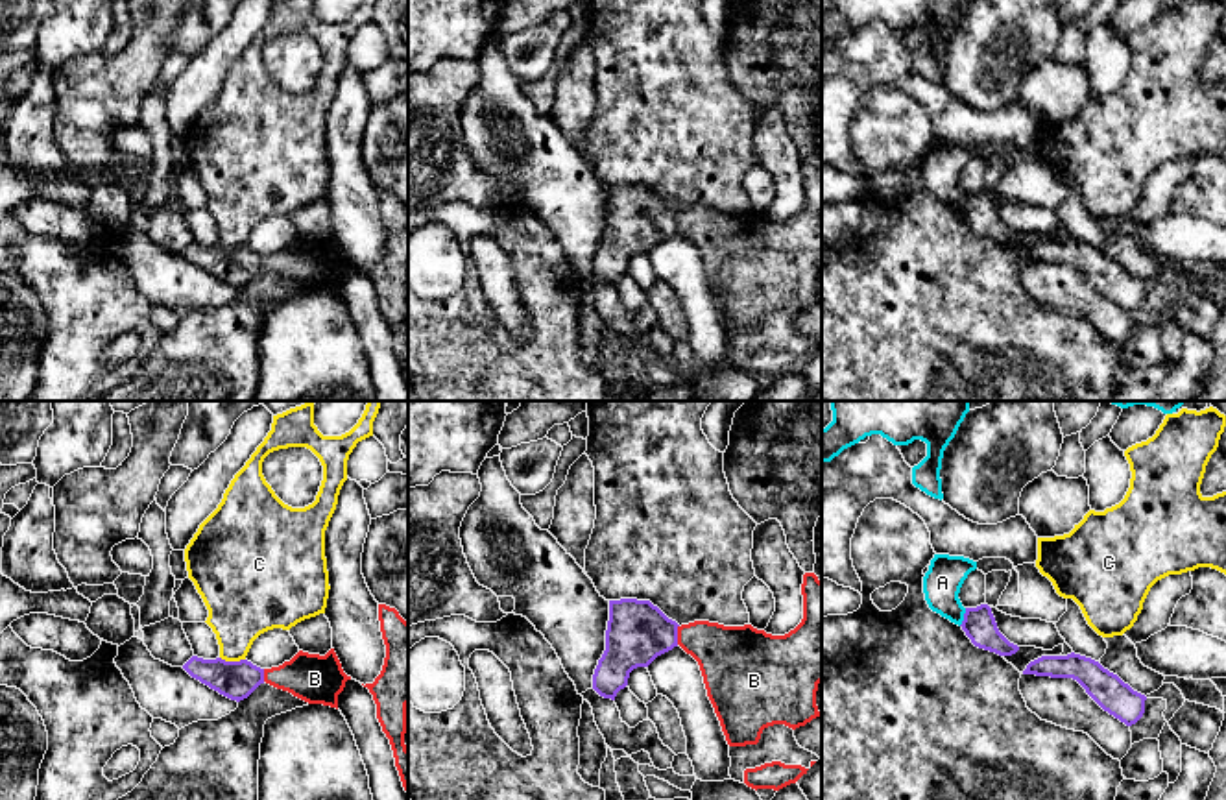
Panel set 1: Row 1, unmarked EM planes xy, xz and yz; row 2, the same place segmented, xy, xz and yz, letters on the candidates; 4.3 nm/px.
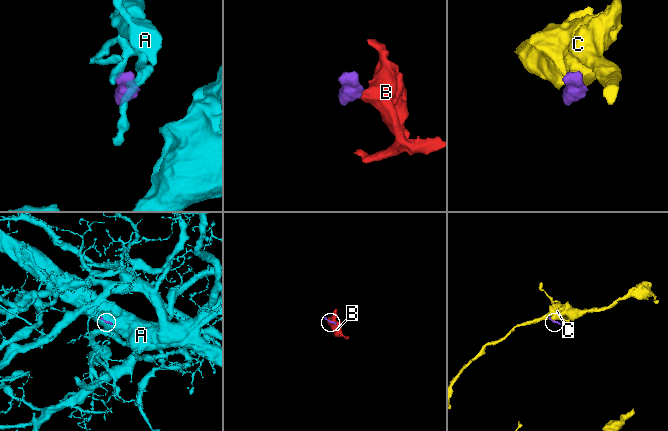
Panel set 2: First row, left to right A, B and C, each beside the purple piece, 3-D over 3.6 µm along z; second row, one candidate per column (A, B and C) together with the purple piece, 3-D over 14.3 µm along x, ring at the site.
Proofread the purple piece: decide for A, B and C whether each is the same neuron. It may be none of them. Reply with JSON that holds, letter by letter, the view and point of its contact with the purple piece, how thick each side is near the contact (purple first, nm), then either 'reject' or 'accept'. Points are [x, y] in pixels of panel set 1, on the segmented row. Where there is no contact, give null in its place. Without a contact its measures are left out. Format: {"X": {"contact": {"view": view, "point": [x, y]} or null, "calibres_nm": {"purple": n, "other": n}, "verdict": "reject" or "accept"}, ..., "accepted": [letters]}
{"A": {"contact": {"view": "yz", "point": [964, 618]}, "calibres_nm": {"purple": 140, "other": 170}, "verdict": "reject"}, "B": {"contact": {"view": "xz", "point": [676, 634]}, "calibres_nm": {"purple": 280, "other": 260}, "verdict": "accept"}, "C": {"contact": {"view": "xy", "point": [233, 662]}, "calibres_nm": {"purple": 170, "other": 280}, "verdict": "reject"}, "accepted": ["B"]}

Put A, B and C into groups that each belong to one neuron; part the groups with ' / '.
A / B / C

